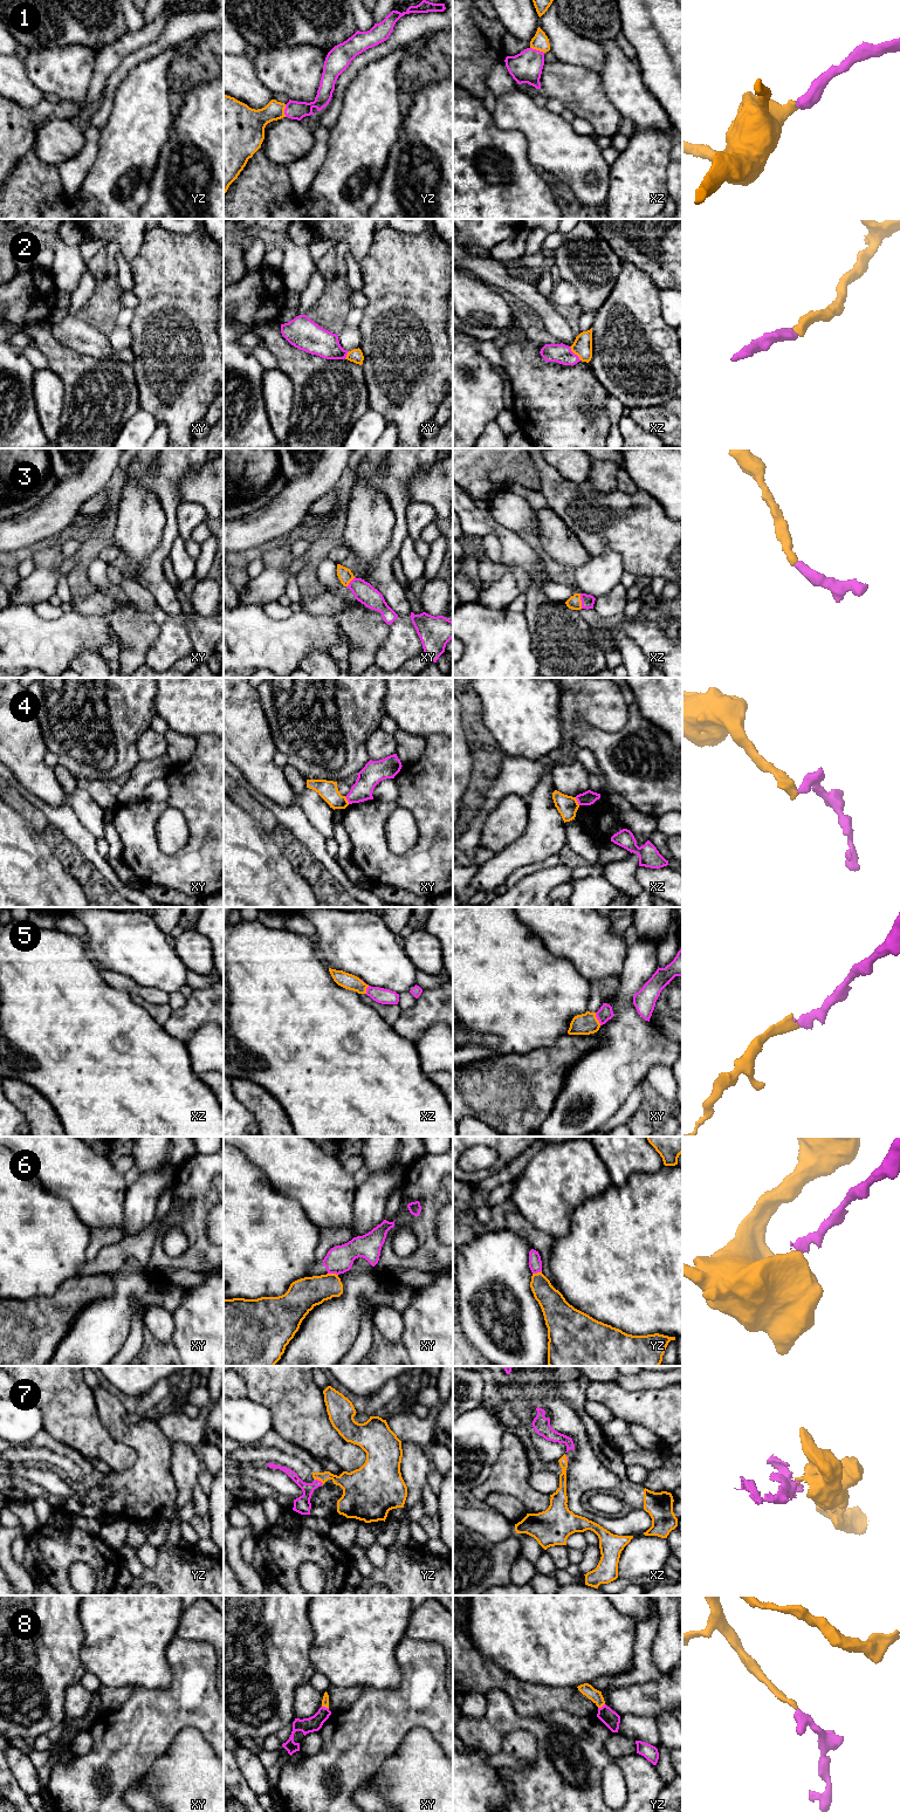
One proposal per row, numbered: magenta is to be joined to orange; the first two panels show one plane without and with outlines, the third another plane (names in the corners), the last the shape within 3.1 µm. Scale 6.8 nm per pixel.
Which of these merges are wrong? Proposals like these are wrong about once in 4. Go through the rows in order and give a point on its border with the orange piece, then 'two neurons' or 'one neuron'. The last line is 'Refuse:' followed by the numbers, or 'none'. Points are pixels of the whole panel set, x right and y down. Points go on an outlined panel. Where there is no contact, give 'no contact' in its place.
1: meets orange in xz at (537, 49); one neuron
2: meets orange in xz at (575, 354); one neuron
3: meets orange in xz at (581, 601); one neuron
4: meets orange in xy at (347, 800); two neurons
5: meets orange in xy at (596, 1018); one neuron
6: meets orange in xy at (332, 1274); two neurons
7: meets orange in yz at (318, 1480); one neuron
8: meets orange in xy at (325, 1707); one neuron
Refuse: 4, 6

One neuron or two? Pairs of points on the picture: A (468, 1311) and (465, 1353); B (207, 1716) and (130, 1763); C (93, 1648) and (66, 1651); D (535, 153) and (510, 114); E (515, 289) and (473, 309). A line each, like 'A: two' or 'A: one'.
A: two
B: one
C: two
D: one
E: two

